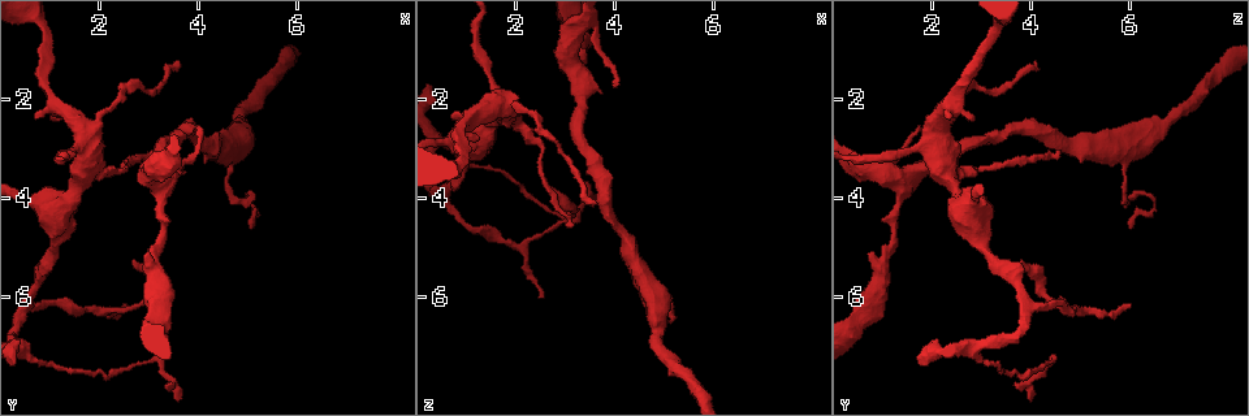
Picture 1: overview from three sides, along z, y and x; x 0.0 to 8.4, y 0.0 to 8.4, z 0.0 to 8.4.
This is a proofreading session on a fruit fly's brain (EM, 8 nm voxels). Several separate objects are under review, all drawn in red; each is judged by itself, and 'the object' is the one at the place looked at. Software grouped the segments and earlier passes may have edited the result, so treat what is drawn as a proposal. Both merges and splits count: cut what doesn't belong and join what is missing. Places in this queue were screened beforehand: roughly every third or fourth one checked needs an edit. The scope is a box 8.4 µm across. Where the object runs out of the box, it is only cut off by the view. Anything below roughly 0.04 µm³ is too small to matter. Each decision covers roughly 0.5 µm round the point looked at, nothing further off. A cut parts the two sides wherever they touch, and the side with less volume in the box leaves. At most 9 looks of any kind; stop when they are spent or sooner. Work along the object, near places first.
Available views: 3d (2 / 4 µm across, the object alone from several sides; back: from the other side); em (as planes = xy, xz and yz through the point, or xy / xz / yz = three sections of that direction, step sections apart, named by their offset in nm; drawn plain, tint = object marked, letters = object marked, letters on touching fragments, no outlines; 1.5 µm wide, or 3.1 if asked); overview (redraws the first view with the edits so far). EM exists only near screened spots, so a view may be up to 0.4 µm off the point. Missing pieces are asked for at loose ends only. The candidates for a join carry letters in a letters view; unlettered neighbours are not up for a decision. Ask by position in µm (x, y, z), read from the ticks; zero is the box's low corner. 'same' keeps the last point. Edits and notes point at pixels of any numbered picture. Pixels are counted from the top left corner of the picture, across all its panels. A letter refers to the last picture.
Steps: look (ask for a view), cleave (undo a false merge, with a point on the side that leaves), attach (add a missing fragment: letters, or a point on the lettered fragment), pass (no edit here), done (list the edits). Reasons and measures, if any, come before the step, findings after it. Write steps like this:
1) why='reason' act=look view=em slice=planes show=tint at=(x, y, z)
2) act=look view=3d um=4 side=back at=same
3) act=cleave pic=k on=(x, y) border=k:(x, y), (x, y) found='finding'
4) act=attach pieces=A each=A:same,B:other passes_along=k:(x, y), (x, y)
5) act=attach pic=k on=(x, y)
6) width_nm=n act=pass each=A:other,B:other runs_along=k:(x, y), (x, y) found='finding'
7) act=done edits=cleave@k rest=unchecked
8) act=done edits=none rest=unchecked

why='an open end' act=look view=3d um=2 at=(3.60, 1.20, 4.10)

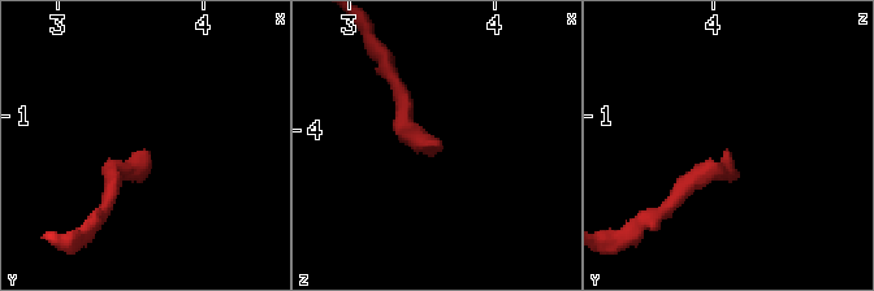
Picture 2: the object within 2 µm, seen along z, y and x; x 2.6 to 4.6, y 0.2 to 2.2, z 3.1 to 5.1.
why='now the EM' act=look view=em slice=yz step=8 show=letters at=(3.58, 1.22, 4.12)

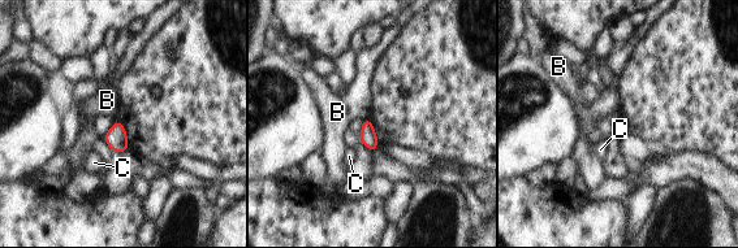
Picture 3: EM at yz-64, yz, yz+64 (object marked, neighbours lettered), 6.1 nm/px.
longest_contact=B:40nm act=pass each=B:other,C:other found='no lettered fragment goes on from it'

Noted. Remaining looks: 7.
why='thin end' act=look view=em slice=planes show=tint at=(5.05, 4.65, 6.00)

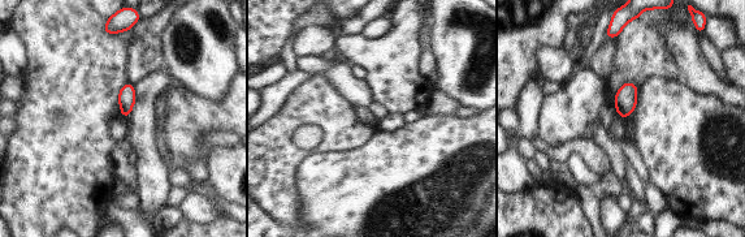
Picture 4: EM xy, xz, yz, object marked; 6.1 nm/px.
why='see the neighbours' act=look view=em slice=planes show=letters at=same

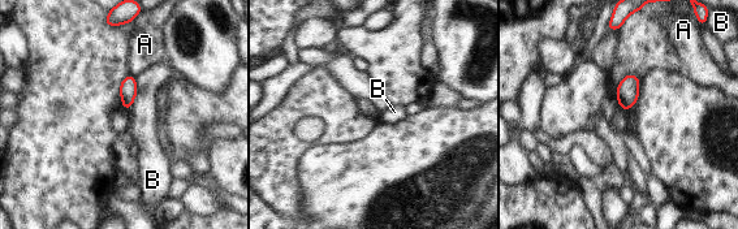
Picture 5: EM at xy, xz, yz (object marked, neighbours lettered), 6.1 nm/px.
act=pass each=A:other,B:other border=5:(136, 77), (137, 94), (126, 111) found='no lettered fragment goes on from it'

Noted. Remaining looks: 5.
why='branch stops here' act=look view=3d um=2 at=(2.70, 5.30, 3.75)

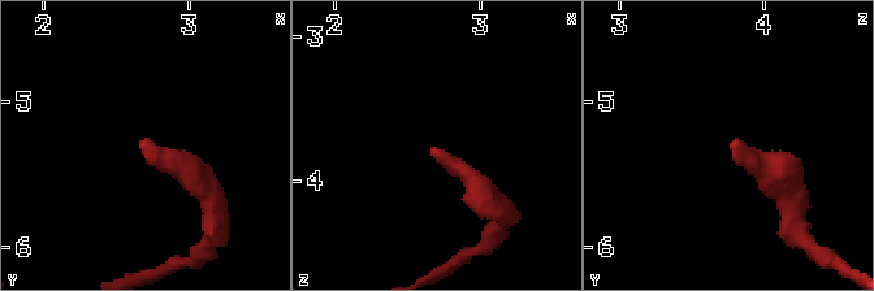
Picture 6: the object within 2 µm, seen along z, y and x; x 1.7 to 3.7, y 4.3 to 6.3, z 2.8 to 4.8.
act=look view=em slice=planes show=plain at=(2.68, 5.32, 3.76)

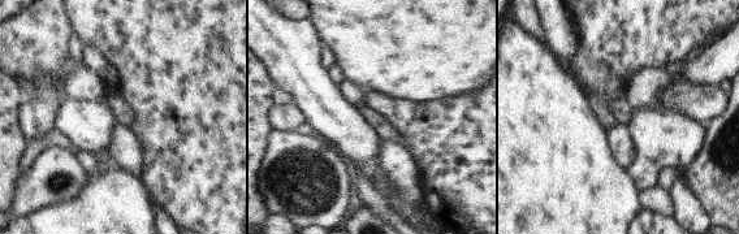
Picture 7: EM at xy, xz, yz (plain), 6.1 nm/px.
why='see the neighbours' act=look view=em slice=planes show=letters at=same

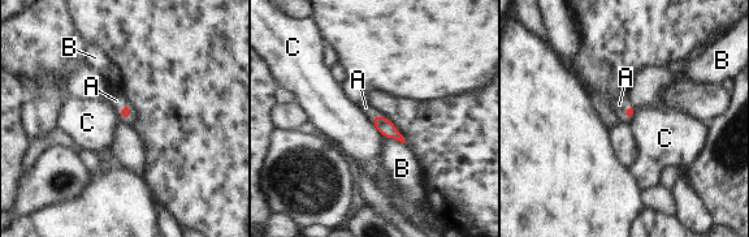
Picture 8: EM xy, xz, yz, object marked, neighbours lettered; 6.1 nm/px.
act=attach pieces=A each=A:same,B:other,C:other passes_along=8:(630, 111), (626, 108), (619, 104) found='it goes on there'

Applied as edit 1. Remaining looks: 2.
why='sudden change in width' act=look view=em slice=yz step=4 show=tint at=(3.05, 5.35, 1.00)

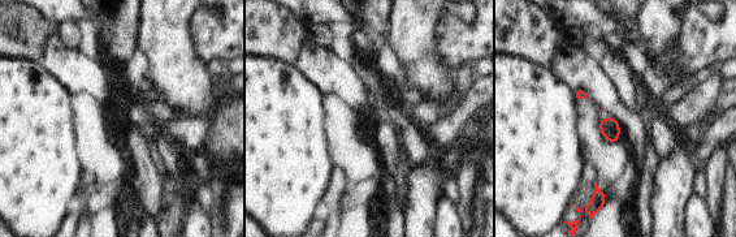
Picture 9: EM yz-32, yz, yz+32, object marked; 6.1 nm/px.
why='another direction' act=look view=em slice=planes show=letters at=same

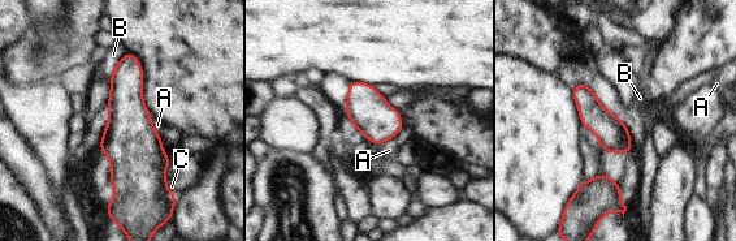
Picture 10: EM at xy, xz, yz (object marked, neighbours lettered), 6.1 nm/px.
longest_contact=B:200nm act=pass each=A:other,B:other,C:other border=10:(403, 129), (380, 145) found='continuous, no second cell'

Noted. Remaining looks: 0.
act=done edits=attach@8 rest=unchecked

